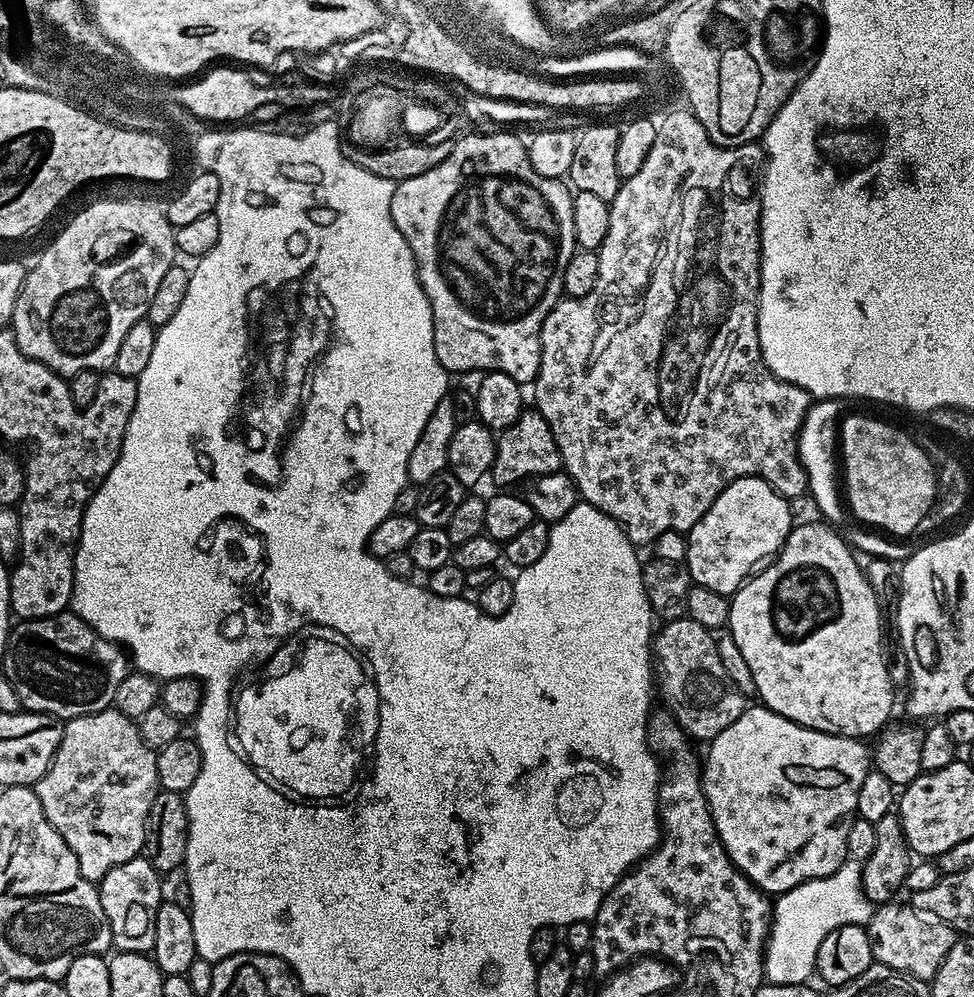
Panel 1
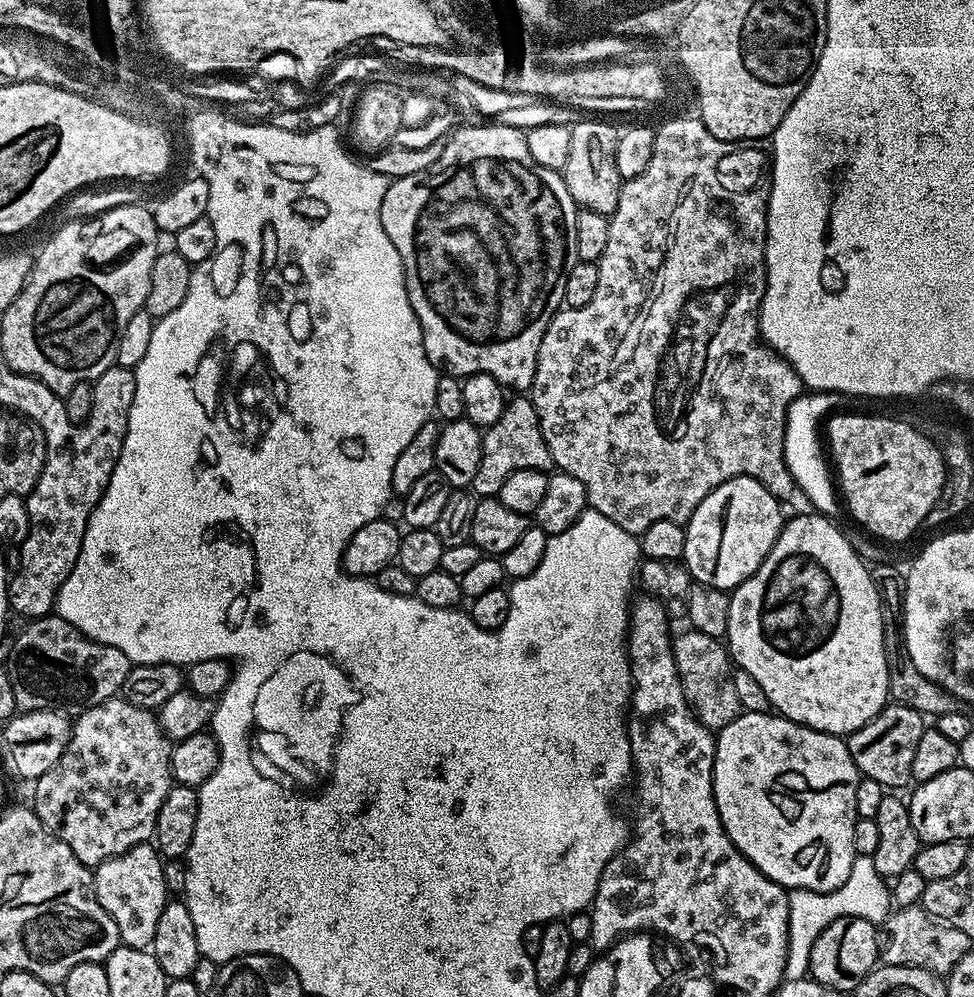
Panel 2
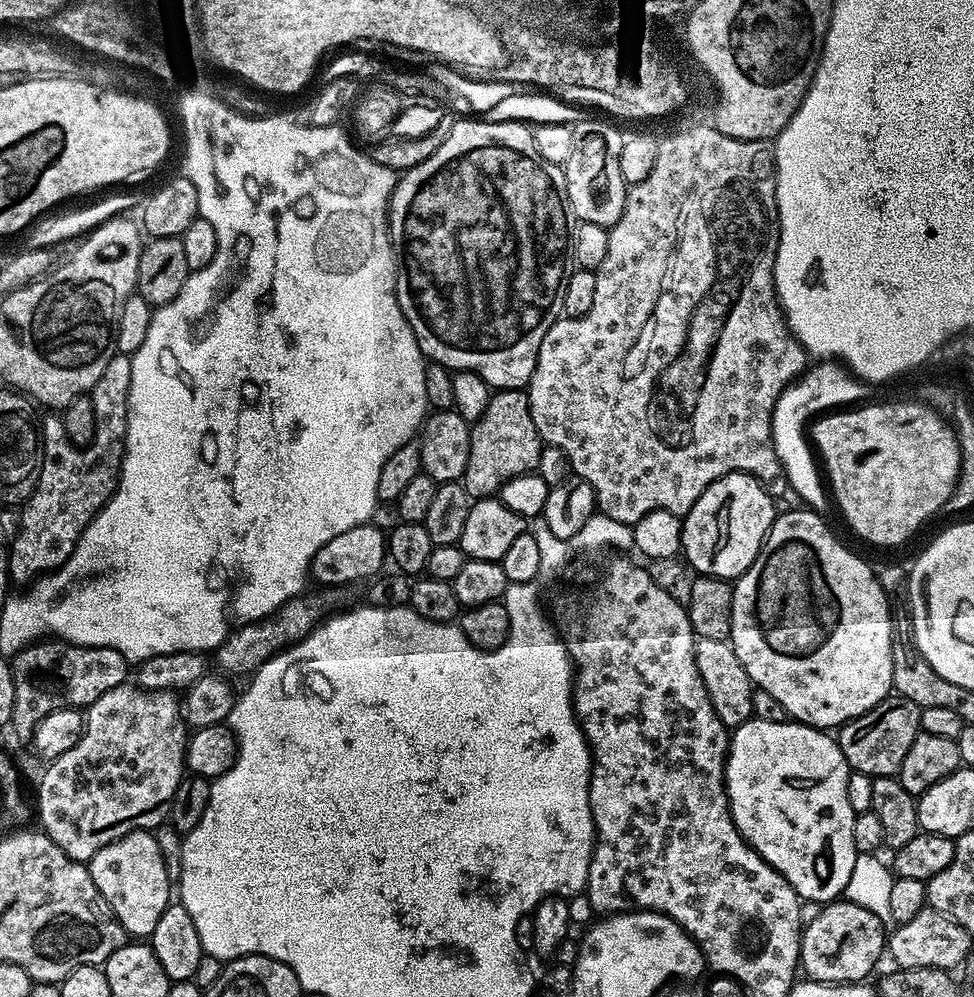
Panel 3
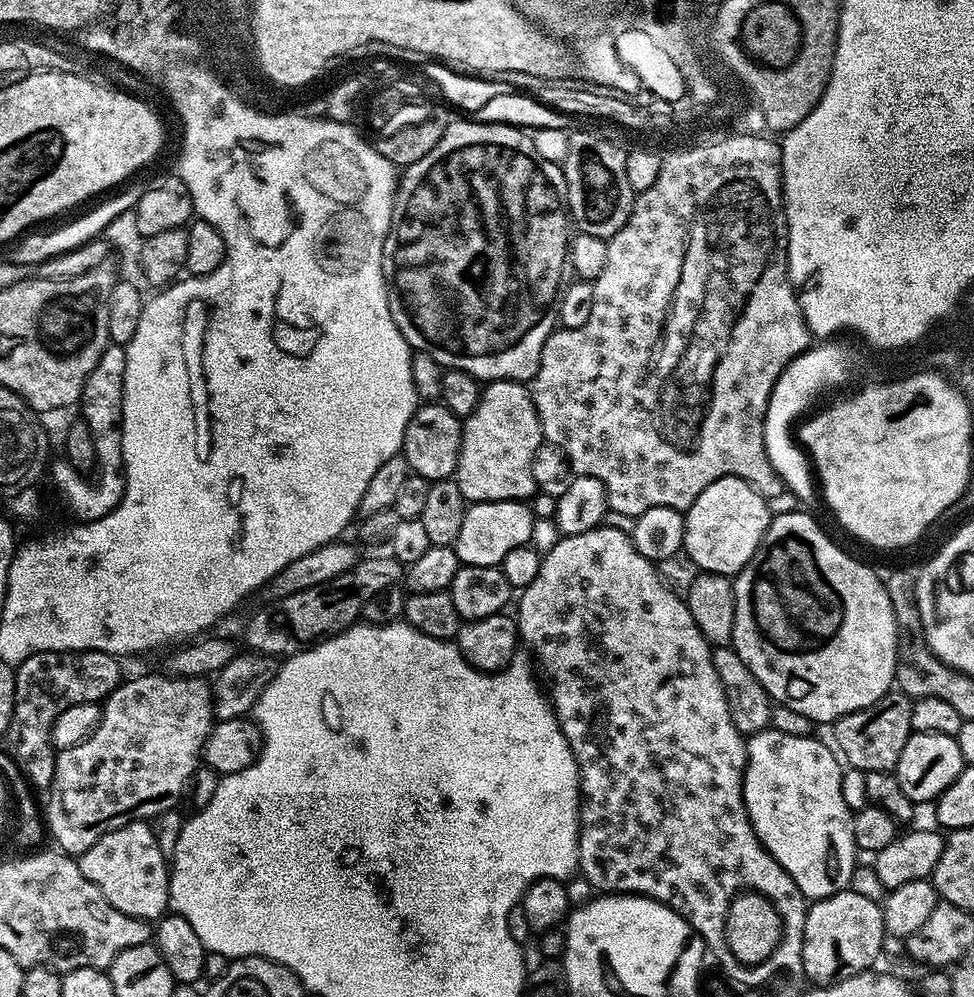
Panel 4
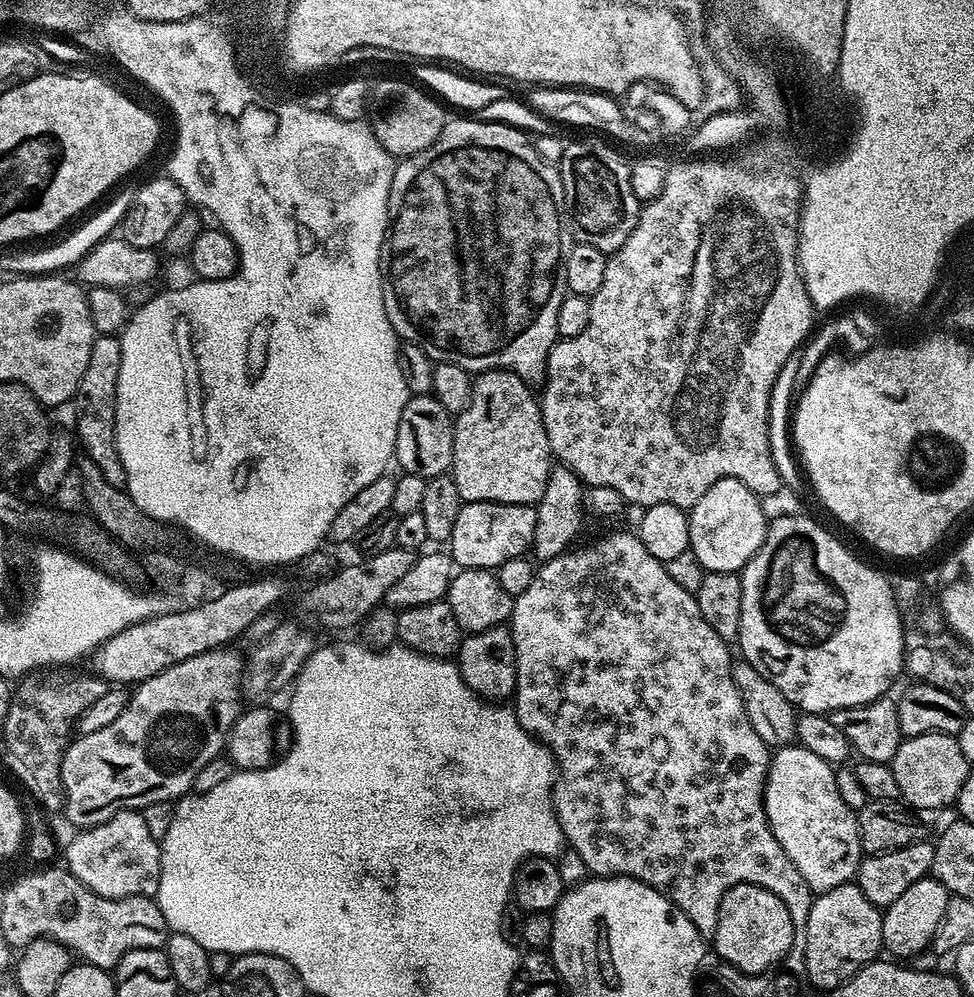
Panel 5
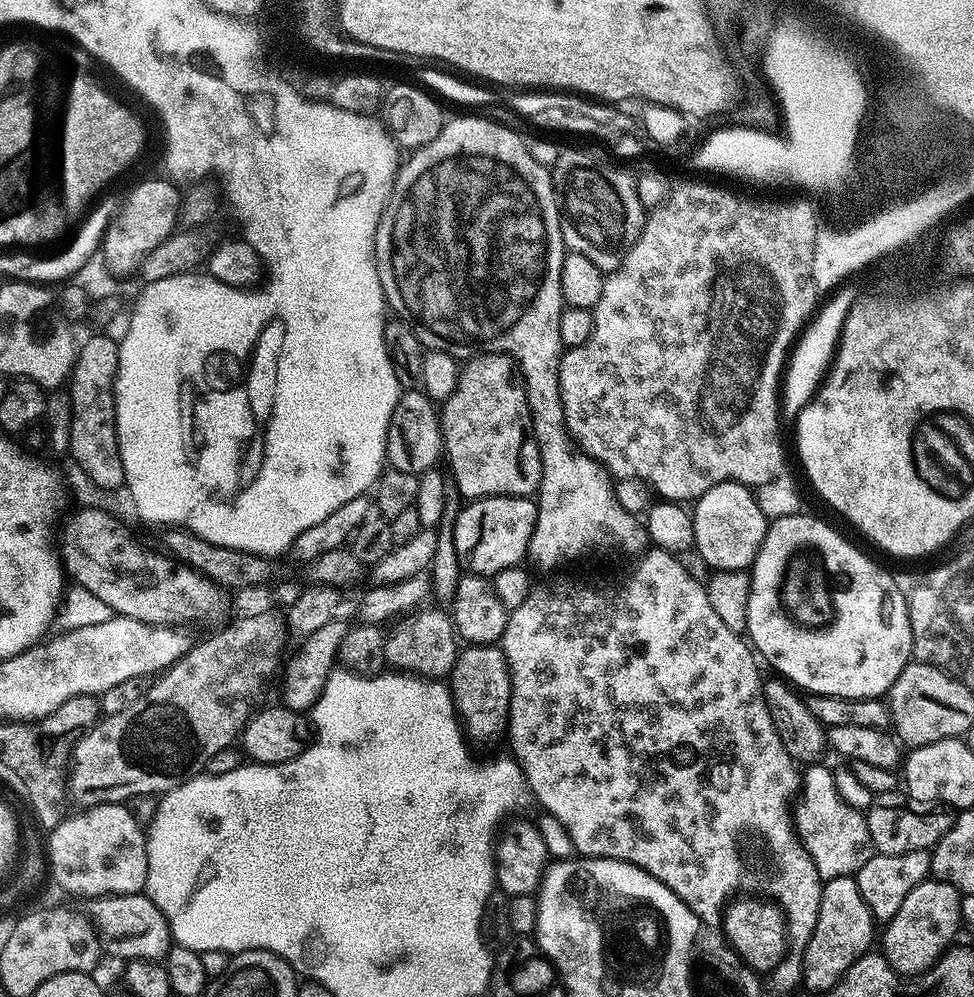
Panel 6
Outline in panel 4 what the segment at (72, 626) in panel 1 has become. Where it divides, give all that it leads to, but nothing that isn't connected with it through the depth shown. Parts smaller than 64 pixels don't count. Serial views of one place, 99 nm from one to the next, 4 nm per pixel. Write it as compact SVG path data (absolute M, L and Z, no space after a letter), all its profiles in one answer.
M39 652L17 671L14 714L6 733L7 751L33 789L51 789L57 754L52 747L52 727L58 714L82 702L94 704L107 700L122 682L120 664L117 657L105 652Z

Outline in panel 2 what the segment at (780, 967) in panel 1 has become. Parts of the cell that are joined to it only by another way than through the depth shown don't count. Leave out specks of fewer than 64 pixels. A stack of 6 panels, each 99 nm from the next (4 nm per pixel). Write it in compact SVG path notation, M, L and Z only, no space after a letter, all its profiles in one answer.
M858 855L852 863L850 878L846 878L846 882L842 882L842 886L838 886L838 890L811 892L805 888L797 888L789 891L788 905L790 906L790 922L788 923L788 953L786 954L784 974L789 980L802 980L809 975L810 950L814 946L818 934L822 934L822 930L826 930L826 926L830 926L830 922L834 922L838 918L853 916L854 918L866 918L866 922L879 926L883 924L884 919L894 908L889 885L884 877L878 874L878 870L874 870L872 857Z

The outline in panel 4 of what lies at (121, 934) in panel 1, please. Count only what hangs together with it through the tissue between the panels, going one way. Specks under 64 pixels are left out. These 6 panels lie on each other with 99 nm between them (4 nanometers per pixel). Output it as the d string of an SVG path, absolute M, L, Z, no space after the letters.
M136 820L118 830L110 830L90 850L78 858L82 874L102 890L106 902L114 910L133 916L139 920L156 922L169 911L168 873L170 871L166 852L160 849L156 836L152 833L151 823Z

